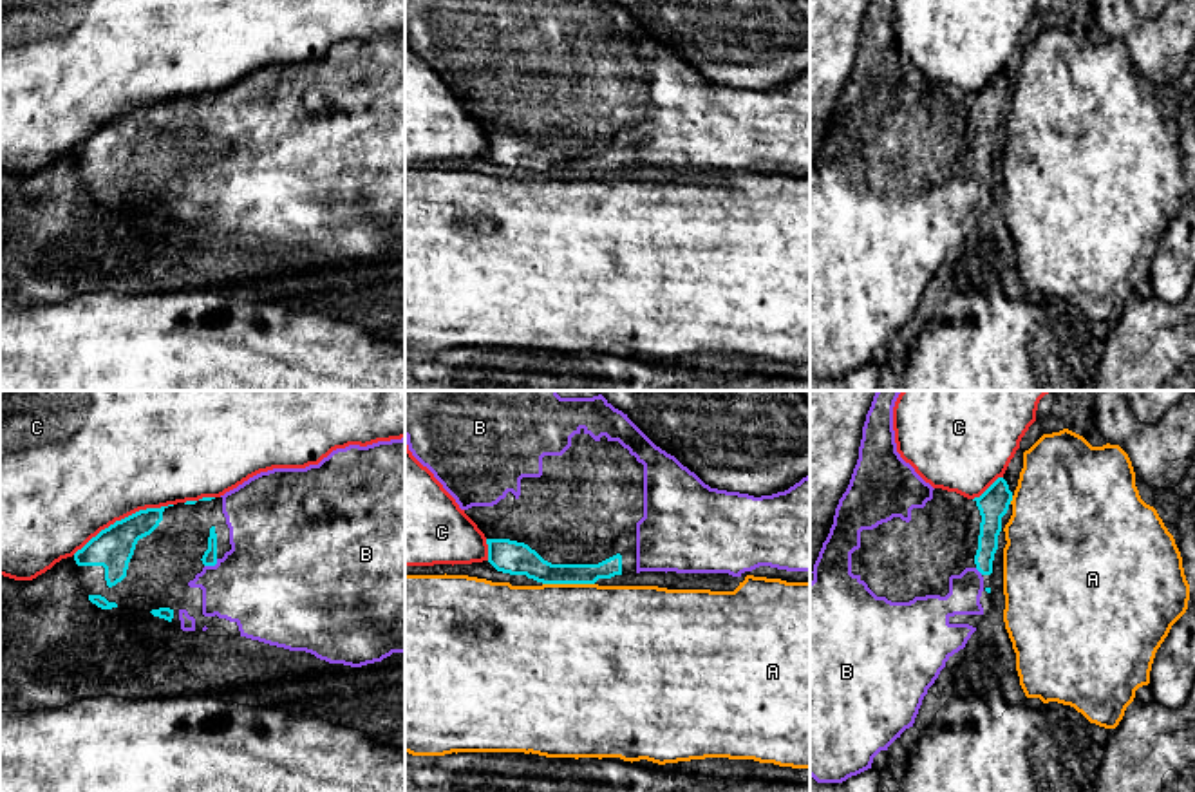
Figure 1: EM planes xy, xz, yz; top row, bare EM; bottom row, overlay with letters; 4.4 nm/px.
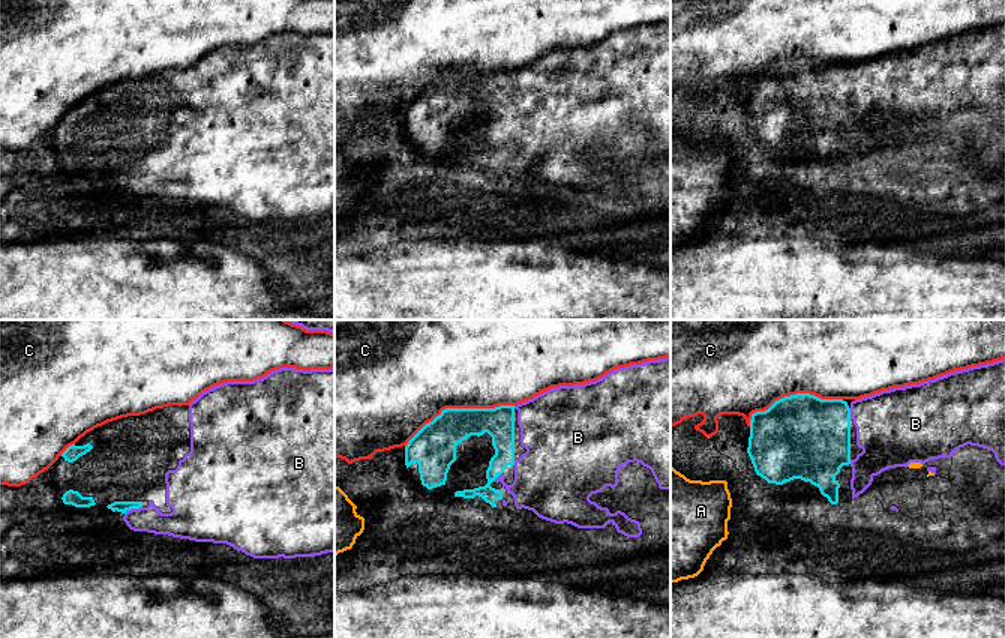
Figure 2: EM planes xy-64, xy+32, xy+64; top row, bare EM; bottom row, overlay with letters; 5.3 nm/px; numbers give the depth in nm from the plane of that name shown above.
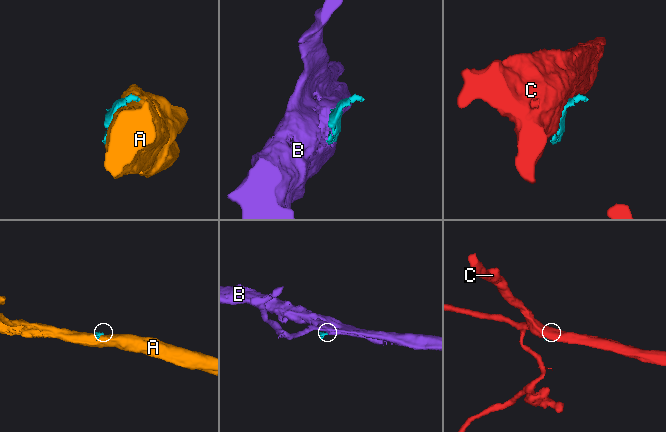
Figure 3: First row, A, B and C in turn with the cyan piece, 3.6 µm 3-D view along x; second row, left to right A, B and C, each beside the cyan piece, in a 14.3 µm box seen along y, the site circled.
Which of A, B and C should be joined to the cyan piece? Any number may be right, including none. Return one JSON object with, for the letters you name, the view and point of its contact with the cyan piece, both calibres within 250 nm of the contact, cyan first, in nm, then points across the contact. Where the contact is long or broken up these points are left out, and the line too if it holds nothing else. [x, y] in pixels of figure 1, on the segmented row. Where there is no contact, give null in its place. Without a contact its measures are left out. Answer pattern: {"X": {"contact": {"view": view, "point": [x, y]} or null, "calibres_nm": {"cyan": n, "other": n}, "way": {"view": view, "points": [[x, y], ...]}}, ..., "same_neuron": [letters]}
{"B": {"contact": {"view": "xy", "point": [212, 565]}, "calibres_nm": {"cyan": 60, "other": 420}}, "same_neuron": ["B"]}

